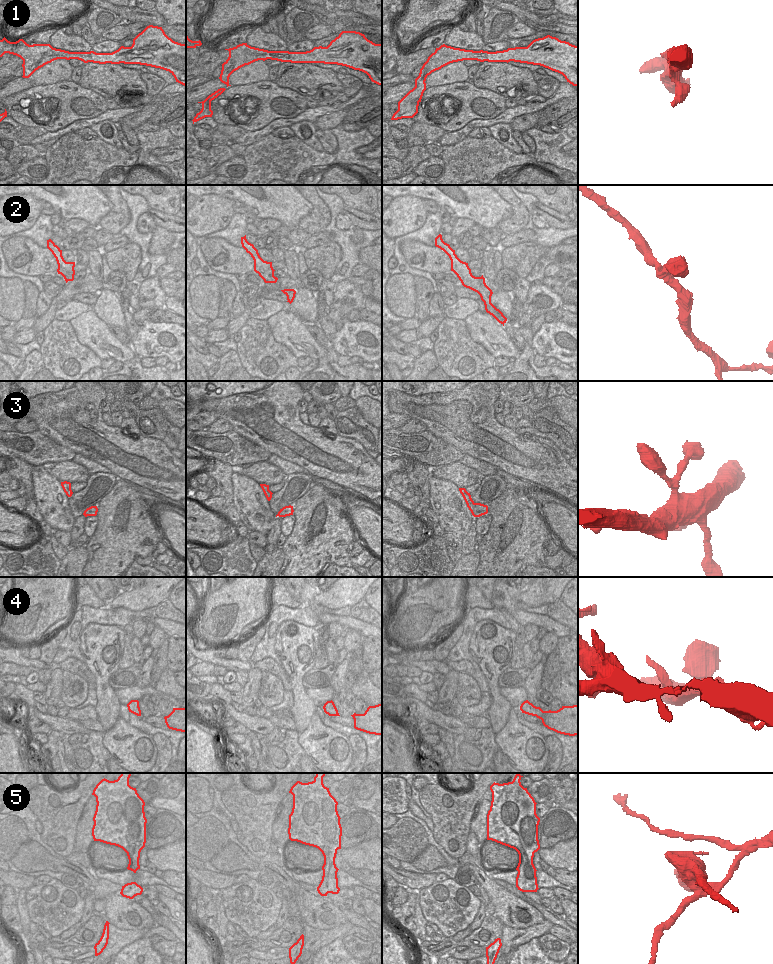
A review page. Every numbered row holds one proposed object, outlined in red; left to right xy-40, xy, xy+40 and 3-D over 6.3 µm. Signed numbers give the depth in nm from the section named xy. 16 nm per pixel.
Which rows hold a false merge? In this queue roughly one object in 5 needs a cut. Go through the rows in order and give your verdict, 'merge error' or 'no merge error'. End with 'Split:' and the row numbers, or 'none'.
1: no merge error
2: no merge error
3: no merge error
4: no merge error
5: merge error
Split: 5

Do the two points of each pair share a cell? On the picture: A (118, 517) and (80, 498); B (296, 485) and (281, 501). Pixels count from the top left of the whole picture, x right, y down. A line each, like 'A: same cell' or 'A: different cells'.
A: different cells
B: same cell

